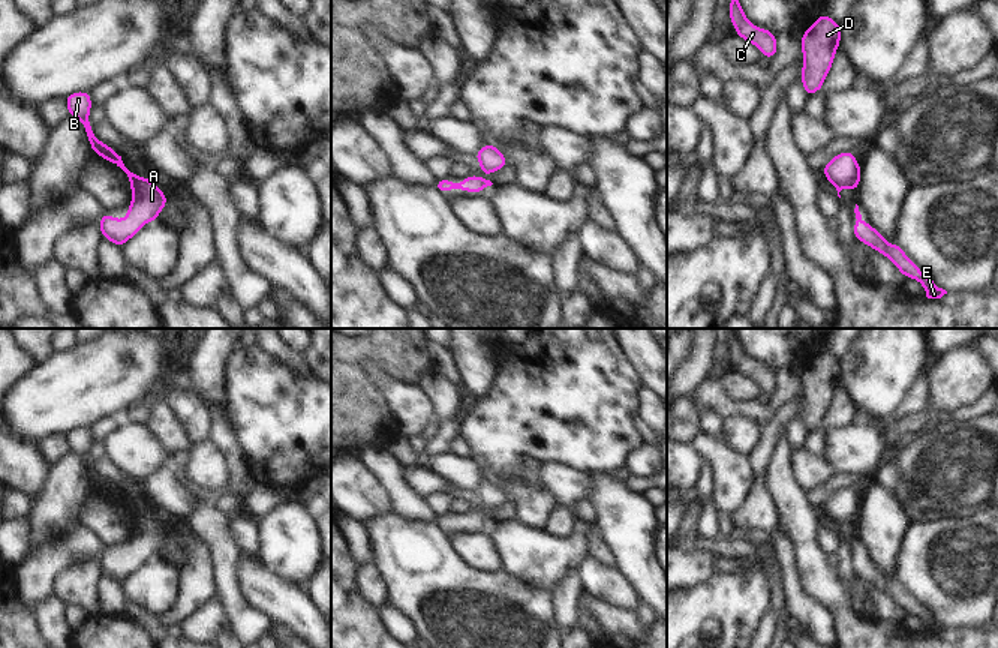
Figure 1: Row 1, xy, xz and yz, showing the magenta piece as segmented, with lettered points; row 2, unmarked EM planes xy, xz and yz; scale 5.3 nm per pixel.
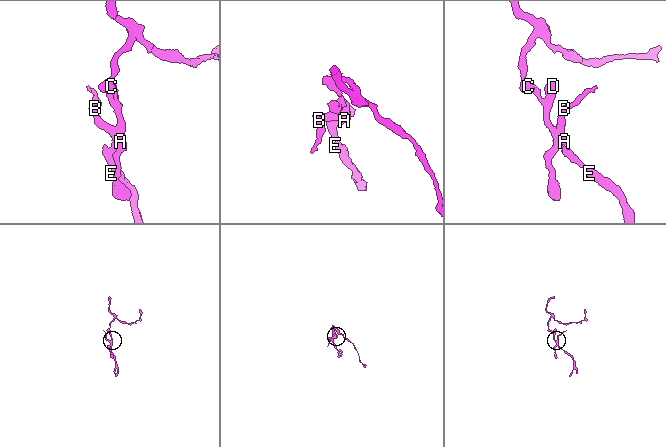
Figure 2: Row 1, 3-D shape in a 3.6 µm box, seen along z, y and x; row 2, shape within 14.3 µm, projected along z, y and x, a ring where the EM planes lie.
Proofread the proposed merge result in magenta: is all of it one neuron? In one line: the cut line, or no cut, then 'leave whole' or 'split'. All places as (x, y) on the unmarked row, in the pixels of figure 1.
no cut | leave whole

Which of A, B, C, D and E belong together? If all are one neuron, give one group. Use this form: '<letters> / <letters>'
A B C D E

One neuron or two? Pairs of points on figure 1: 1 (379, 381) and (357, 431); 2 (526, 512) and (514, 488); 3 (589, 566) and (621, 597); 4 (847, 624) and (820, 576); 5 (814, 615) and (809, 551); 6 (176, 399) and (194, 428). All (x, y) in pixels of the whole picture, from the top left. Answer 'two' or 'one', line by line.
1: two
2: one
3: one
4: one
5: two
6: one

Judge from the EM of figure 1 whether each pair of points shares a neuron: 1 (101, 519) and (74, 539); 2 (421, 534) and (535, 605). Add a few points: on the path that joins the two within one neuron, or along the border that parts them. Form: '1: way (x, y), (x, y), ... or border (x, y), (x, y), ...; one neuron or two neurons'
1: border (81, 522), (105, 546); two neurons
2: way (447, 563), (471, 587), (507, 594); one neuron

